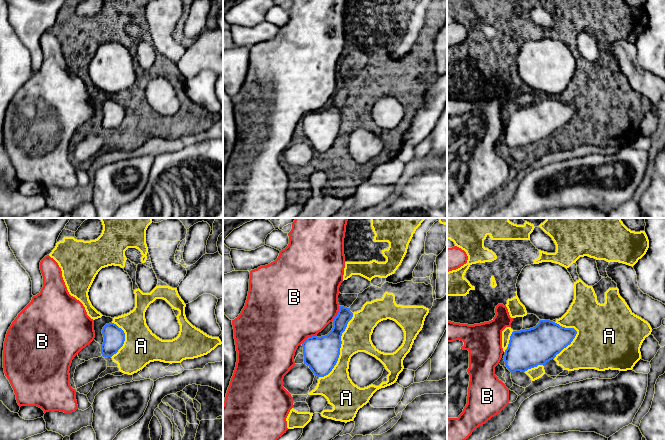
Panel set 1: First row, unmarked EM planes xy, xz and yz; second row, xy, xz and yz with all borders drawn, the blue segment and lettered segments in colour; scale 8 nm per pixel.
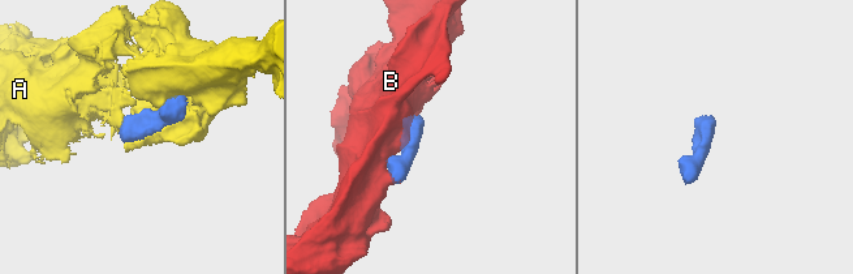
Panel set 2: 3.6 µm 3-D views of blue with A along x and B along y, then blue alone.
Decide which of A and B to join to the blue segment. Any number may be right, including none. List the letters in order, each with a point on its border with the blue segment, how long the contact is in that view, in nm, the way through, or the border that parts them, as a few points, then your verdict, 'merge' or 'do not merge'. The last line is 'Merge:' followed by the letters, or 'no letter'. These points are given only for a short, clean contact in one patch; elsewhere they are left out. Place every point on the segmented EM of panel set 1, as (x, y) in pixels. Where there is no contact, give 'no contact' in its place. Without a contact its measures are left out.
A: xz (340, 347) | 600 nm | do not merge
B: xz (338, 313) | 130 nm | merge
Merge: B

